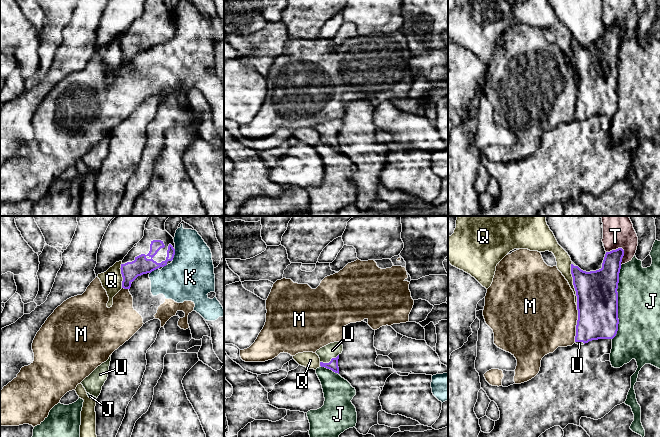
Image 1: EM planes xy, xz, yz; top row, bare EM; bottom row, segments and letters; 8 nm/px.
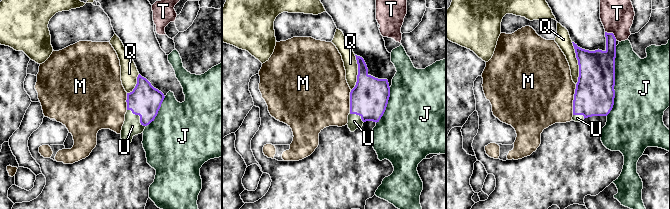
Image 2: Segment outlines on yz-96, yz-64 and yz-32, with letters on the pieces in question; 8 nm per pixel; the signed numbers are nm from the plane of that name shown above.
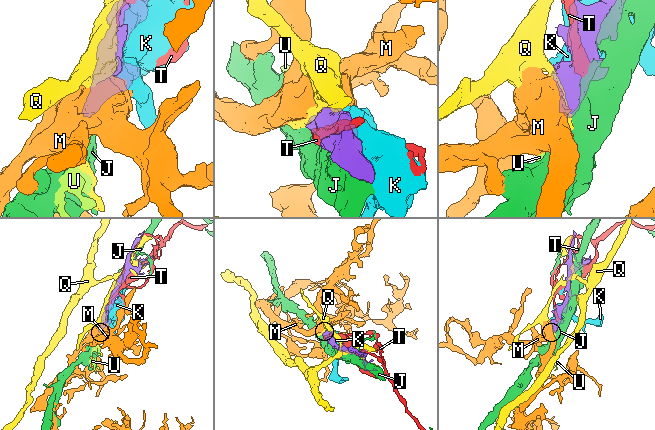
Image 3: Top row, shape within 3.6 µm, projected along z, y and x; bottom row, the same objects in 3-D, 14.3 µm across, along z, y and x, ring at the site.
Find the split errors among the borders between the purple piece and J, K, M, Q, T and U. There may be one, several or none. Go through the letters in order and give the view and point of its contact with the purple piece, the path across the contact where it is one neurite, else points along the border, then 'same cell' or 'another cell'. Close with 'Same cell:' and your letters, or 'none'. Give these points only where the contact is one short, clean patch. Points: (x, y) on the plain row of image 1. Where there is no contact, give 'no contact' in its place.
J: contact yz (617, 78); another cell
K: contact xy (174, 30); another cell
M: contact yz (577, 99); another cell
Q: contact yz (573, 60); another cell
T: contact yz (622, 25); another cell
U: contact xz (330, 137); way xz (333, 140), (330, 137), (330, 128), (332, 126); same cell
Same cell: U

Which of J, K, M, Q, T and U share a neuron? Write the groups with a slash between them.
J / K M / Q / T / U

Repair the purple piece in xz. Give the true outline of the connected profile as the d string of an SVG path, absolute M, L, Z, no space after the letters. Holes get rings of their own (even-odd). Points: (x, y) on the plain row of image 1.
M341 118L330 119L317 126L316 130L320 134L320 142L339 150L338 135L342 127L343 121Z

